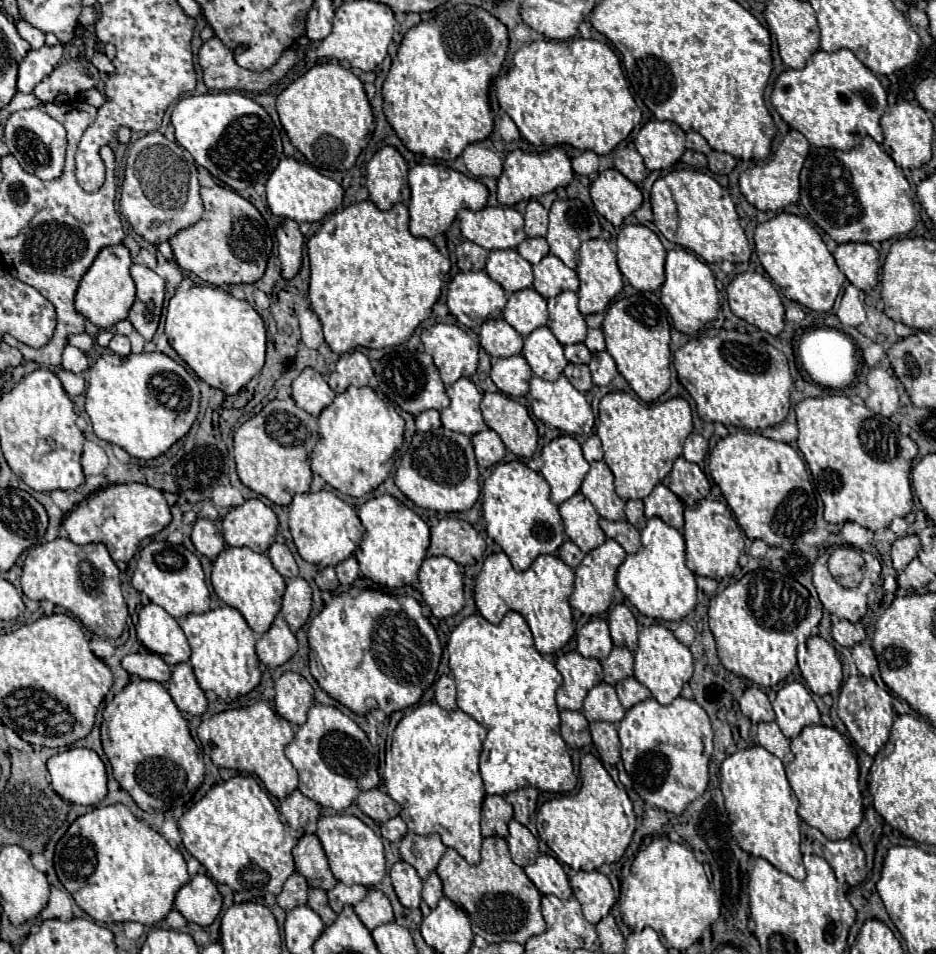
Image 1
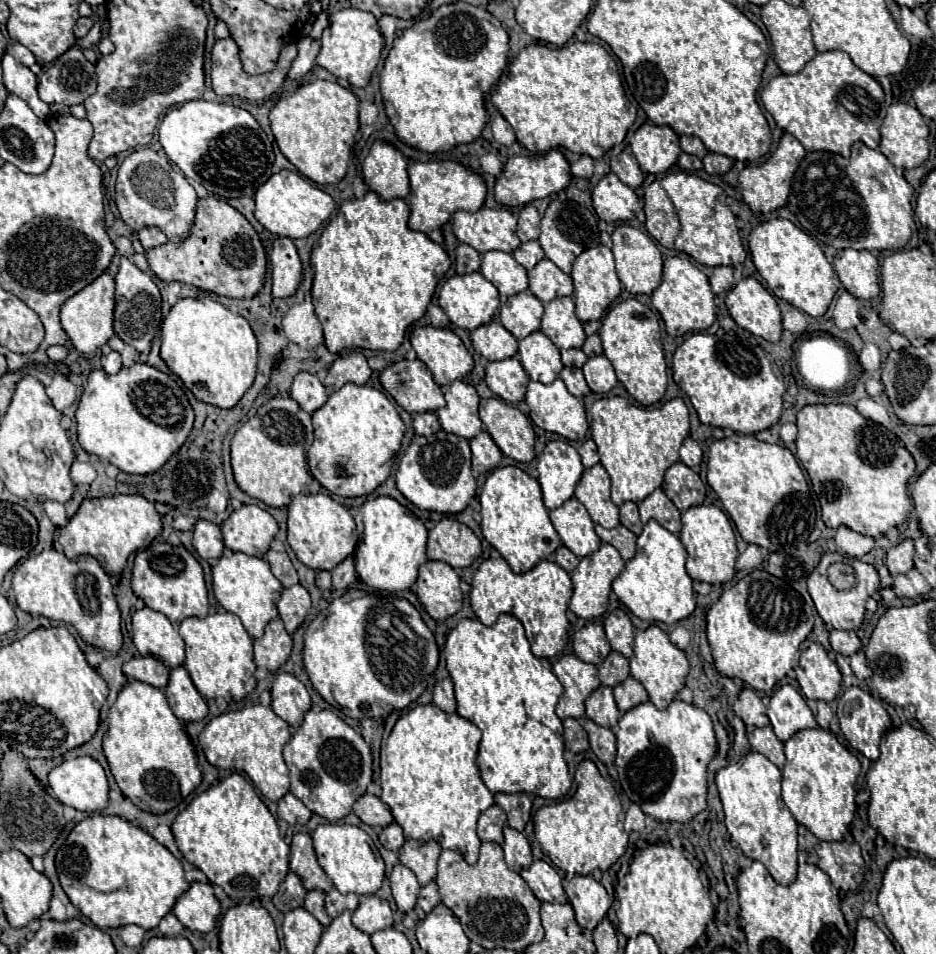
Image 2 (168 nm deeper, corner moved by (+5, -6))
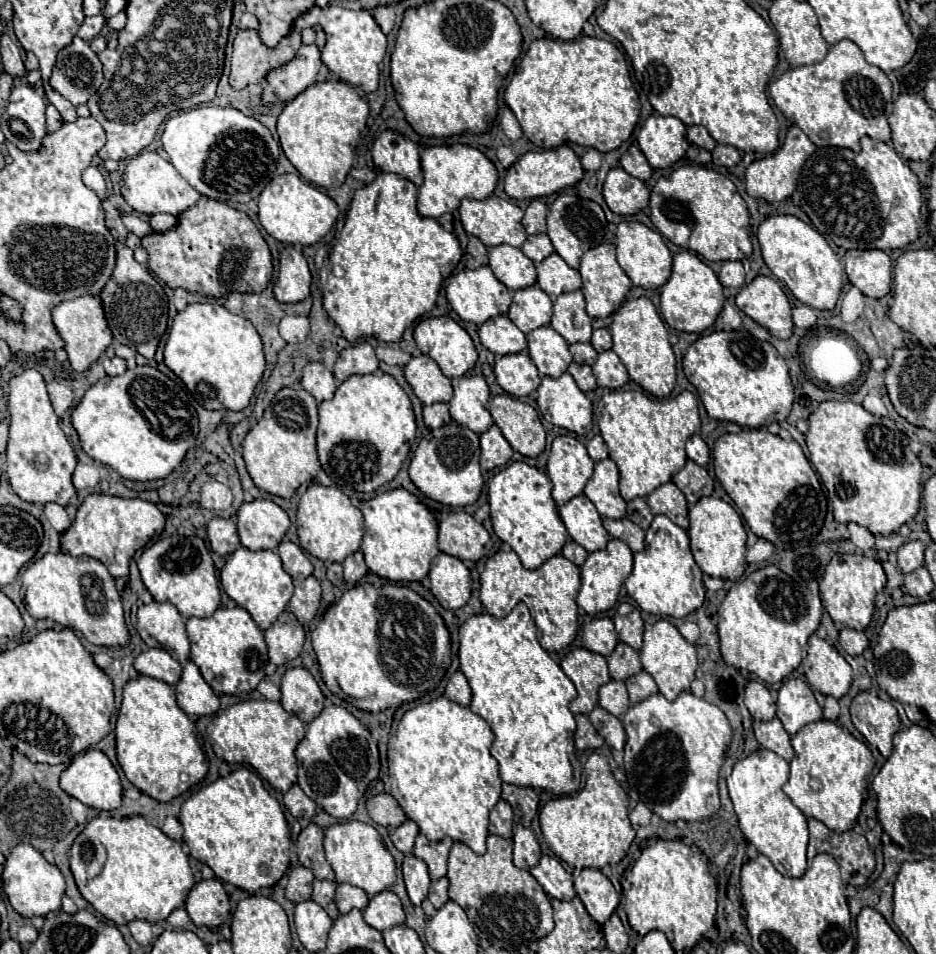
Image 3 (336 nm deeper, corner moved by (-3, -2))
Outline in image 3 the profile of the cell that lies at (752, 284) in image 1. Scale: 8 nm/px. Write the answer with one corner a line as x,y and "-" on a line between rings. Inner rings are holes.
757,275
749,285
741,287
735,303
753,321
769,329
771,335
779,339
789,339
793,335
789,299
771,277

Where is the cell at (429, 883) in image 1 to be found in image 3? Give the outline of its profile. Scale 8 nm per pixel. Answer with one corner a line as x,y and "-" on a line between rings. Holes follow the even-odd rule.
443,877
443,879
431,883
431,889
429,889
429,901
433,903
435,909
439,909
441,905
445,905
445,903
449,901
447,889
449,889
449,879
447,879
447,877

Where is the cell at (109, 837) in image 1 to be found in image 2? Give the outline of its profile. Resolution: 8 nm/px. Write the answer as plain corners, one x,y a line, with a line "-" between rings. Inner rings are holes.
91,815
79,821
65,839
63,851
57,851
55,867
69,901
83,913
83,917
87,917
93,925
101,929
123,927
129,923
143,929
155,929
159,921
173,909
181,893
189,889
181,861
175,859
171,851
157,843
147,831
131,825
117,815

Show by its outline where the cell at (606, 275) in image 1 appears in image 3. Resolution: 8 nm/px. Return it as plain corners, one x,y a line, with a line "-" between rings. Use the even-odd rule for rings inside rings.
597,245
583,253
581,257
581,277
583,277
583,295
587,301
589,317
609,317
627,297
631,281
615,259
615,245

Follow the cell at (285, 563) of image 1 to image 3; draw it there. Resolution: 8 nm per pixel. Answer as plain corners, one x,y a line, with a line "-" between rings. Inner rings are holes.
283,539
279,543
279,549
277,549
281,561
283,561
283,569
293,577
295,583
301,583
305,581
305,577
309,577
313,573
313,565
309,563
307,555
303,553
303,549
299,545
295,545
293,541
289,539

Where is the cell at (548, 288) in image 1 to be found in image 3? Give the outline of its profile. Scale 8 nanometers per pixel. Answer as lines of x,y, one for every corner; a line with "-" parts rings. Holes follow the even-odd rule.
551,253
537,265
537,285
547,295
561,295
581,289
581,275
569,267
557,253

